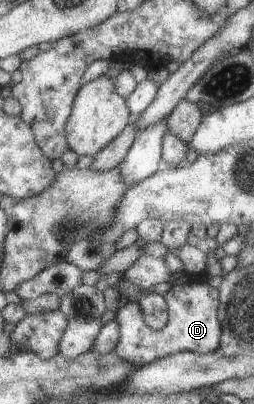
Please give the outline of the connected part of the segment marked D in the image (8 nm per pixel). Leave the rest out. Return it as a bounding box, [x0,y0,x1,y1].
[114,277,221,365]

